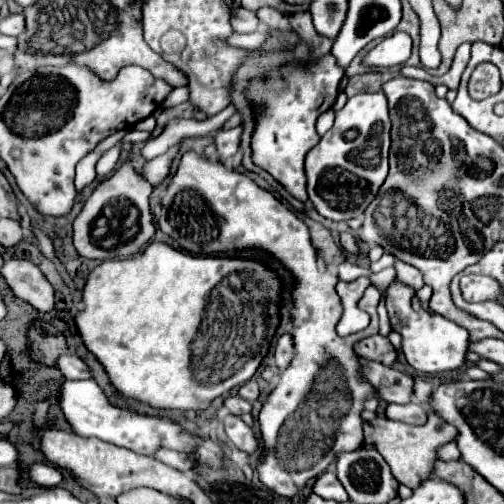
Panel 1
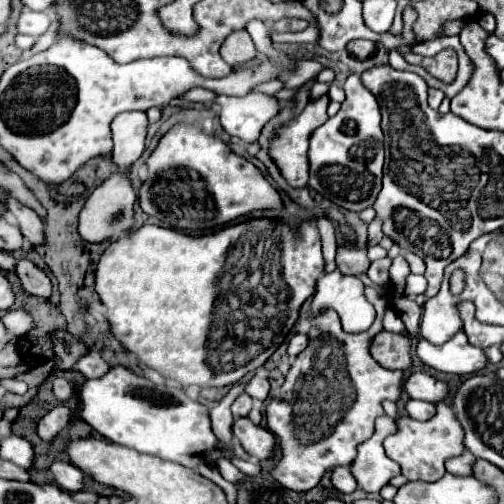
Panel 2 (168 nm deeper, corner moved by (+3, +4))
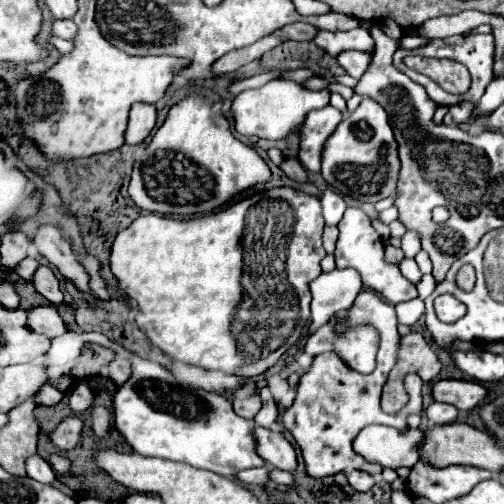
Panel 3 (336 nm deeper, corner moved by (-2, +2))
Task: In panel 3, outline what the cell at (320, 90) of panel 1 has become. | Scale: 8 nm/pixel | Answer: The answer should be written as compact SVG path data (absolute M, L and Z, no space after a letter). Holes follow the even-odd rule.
M332 106L314 110L306 116L306 122L302 126L302 136L300 136L300 152L298 152L298 158L306 170L320 172L322 148L328 136L340 124L340 120L342 114Z

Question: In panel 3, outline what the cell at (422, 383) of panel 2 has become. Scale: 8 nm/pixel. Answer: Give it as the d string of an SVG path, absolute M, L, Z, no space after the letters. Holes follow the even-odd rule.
M440 380L434 384L434 400L456 406L458 410L472 410L482 404L488 396L488 390L478 382L466 380Z

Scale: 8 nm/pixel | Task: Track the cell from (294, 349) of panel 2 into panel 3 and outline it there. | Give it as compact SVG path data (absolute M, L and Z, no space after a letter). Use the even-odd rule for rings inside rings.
M342 310L332 316L324 326L320 326L314 334L310 334L304 352L310 356L318 356L324 352L336 352L344 364L356 372L368 374L376 366L376 352L378 352L378 342L380 336L374 326L370 324L360 324L348 328L346 332L340 332L340 326L346 322L348 312Z

